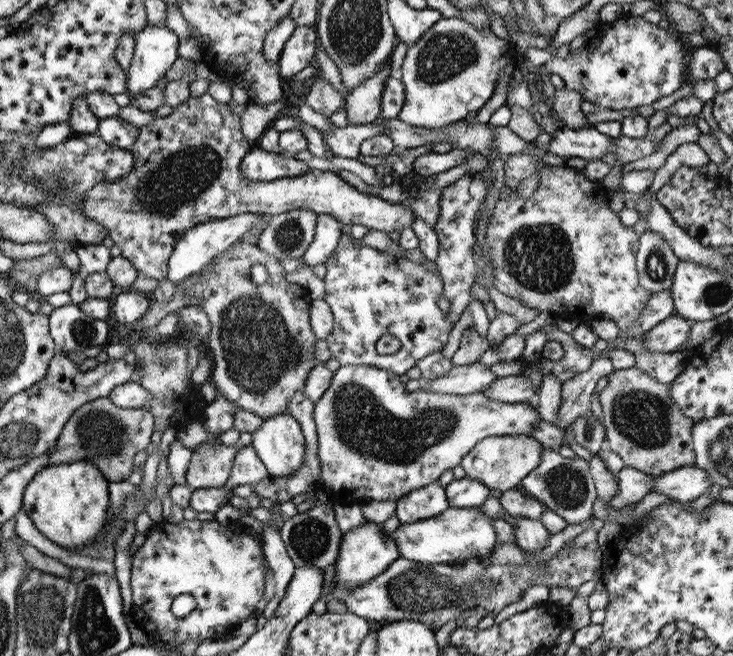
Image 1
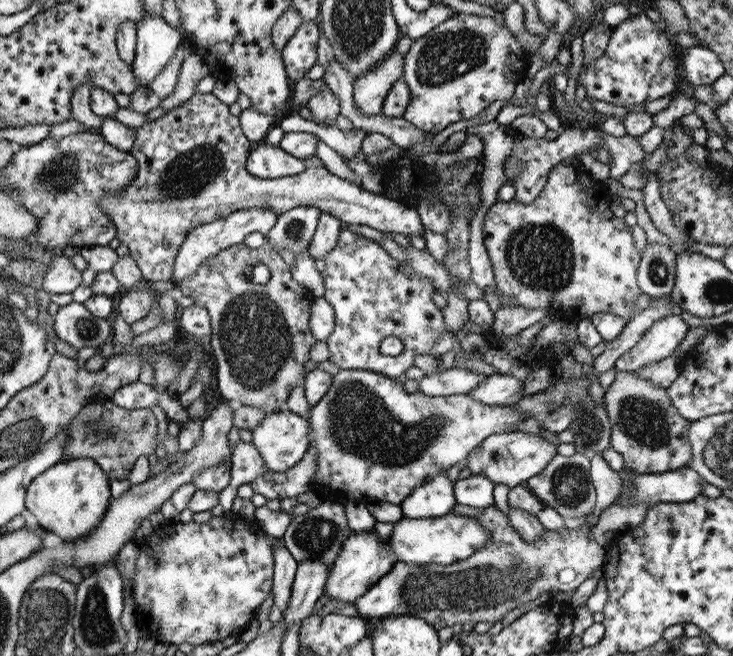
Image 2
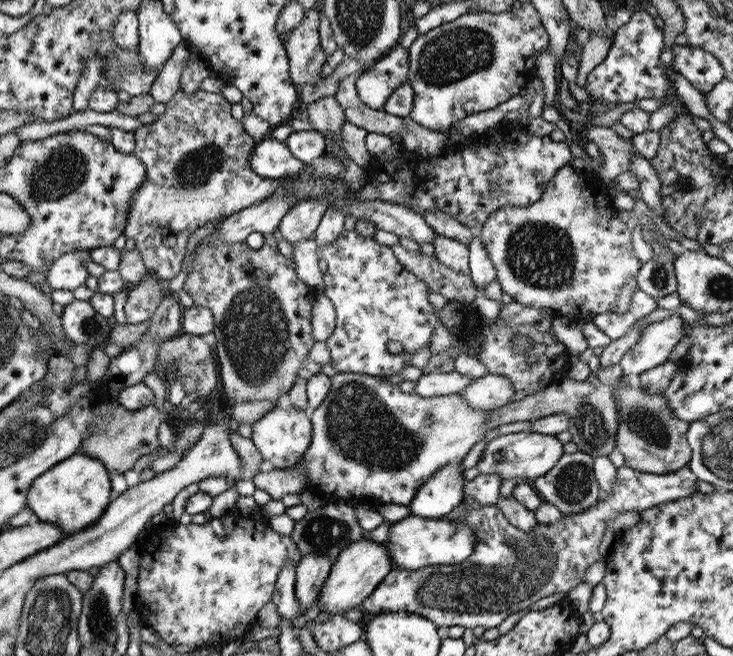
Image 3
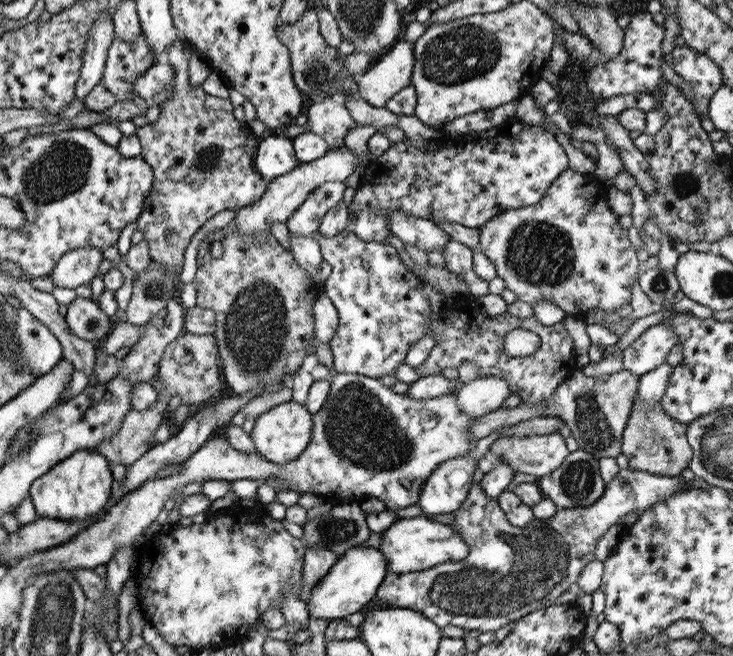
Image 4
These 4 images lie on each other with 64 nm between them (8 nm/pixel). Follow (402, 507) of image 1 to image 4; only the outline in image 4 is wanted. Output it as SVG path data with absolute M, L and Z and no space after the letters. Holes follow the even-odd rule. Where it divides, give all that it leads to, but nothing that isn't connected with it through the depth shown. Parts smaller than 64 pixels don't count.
M469 454L439 464L419 490L417 506L425 514L453 514L473 486L471 476L475 468Z

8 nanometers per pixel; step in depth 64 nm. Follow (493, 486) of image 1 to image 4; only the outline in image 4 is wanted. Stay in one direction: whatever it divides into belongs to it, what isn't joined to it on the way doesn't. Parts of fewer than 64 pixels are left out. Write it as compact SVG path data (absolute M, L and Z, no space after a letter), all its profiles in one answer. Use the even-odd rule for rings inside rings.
M547 434L547 436L511 436L511 438L503 438L503 440L493 442L489 452L483 458L479 458L477 468L483 474L487 474L489 470L493 470L497 466L499 460L503 460L503 462L507 462L515 470L515 474L523 472L523 474L531 474L535 478L541 478L541 476L551 474L555 468L559 468L565 462L565 456L569 456L569 452L567 452L565 440L559 434Z

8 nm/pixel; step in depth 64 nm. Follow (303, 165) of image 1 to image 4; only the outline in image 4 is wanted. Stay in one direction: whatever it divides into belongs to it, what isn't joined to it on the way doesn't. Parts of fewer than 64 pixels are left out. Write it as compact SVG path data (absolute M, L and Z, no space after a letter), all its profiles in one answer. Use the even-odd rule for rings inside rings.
M265 136L259 140L255 158L253 158L253 170L265 180L271 182L293 168L297 168L297 158L291 146L291 138L283 136Z

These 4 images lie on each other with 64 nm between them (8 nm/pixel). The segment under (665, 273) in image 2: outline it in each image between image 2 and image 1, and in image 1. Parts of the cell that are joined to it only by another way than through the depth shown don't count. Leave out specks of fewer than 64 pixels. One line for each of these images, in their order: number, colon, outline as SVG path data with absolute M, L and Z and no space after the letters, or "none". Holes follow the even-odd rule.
1: M645 230L639 236L639 246L635 252L635 266L639 274L639 284L651 294L669 290L677 270L679 258L671 254L671 248L663 236L653 230Z

